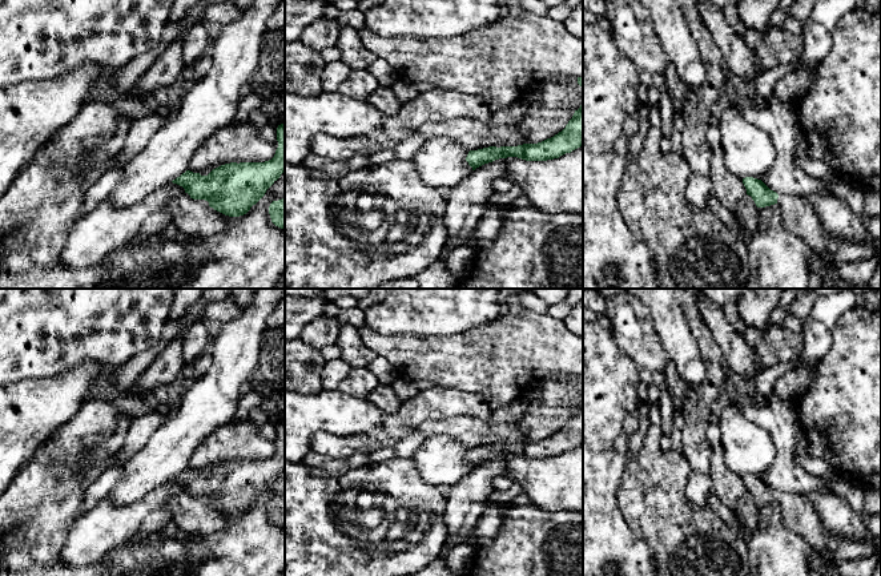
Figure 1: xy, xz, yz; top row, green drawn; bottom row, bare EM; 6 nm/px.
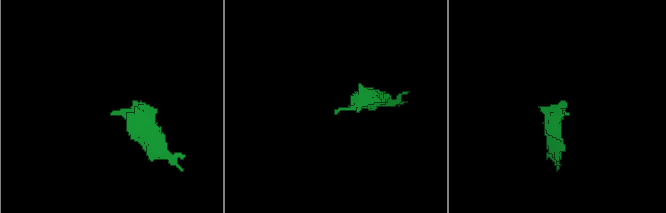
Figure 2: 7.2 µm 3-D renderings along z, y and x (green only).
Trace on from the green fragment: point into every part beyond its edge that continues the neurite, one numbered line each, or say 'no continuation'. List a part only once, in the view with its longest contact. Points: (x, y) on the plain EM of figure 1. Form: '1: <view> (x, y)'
1: yz (797, 511)

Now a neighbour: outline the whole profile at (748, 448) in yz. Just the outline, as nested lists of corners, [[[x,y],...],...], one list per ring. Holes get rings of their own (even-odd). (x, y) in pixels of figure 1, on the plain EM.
[[[731,403],[720,415],[724,460],[739,476],[763,478],[776,458],[772,435],[764,427],[749,420],[741,407]]]

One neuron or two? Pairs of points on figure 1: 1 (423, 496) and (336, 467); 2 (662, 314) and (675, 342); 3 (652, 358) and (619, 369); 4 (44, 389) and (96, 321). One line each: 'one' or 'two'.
1: two
2: one
3: two
4: two

